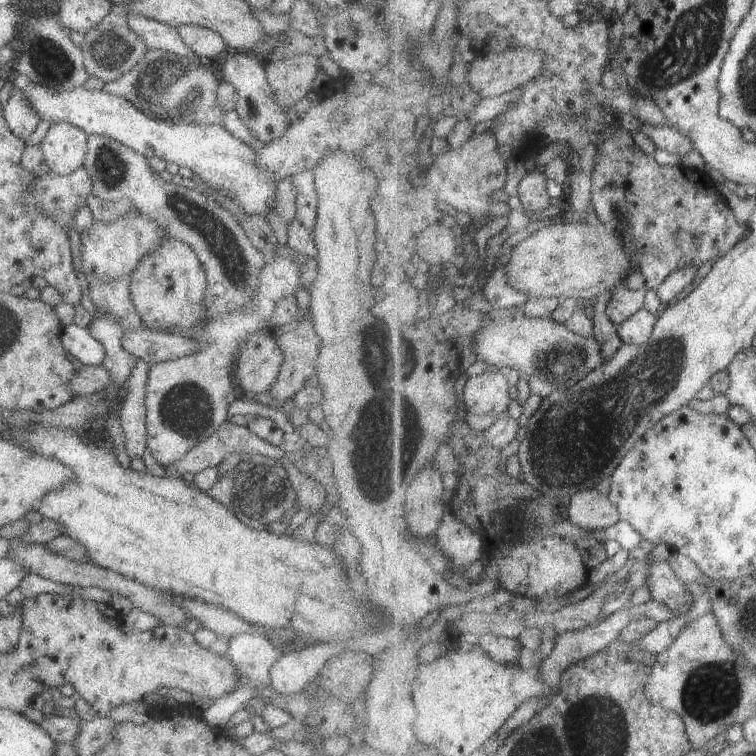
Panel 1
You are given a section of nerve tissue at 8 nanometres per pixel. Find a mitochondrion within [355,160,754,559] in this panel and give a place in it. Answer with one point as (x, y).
(574, 440)

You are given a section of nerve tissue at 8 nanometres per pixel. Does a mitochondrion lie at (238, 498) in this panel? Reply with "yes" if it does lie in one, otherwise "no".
no

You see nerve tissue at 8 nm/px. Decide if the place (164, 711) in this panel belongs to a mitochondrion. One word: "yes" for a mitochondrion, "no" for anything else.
no

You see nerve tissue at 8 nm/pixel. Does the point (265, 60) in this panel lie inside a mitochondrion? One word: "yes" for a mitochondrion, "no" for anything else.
no

